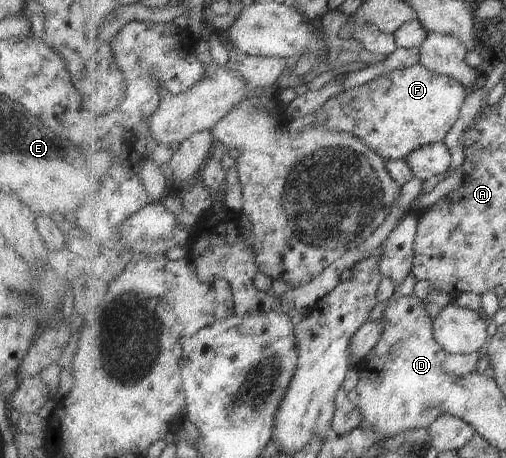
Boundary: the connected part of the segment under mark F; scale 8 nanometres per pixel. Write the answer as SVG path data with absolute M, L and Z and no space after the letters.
M418 62L336 94L317 111L315 121L307 127L346 132L364 140L386 160L406 159L422 146L443 142L456 124L467 95L456 78L428 70Z

